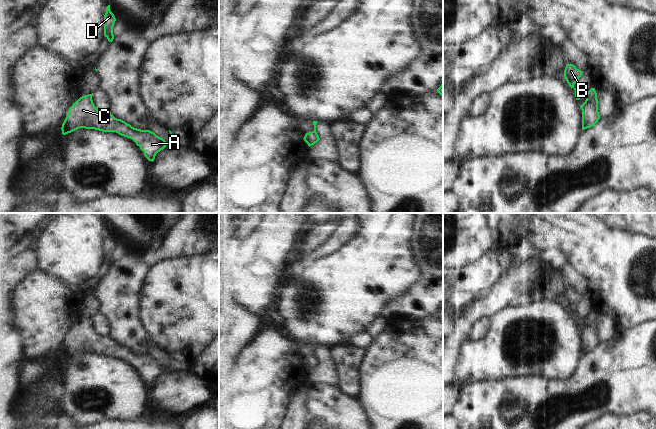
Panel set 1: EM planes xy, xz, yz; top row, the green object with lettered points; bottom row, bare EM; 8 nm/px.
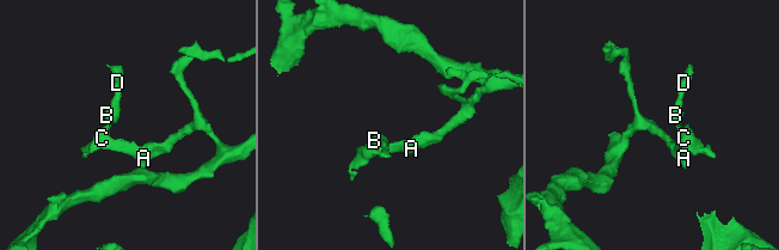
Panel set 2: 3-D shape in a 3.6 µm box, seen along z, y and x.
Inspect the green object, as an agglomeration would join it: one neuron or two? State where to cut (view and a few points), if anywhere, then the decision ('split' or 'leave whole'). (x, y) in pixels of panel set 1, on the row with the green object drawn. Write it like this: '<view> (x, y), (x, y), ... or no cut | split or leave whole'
yz (585, 94), (586, 96) | split

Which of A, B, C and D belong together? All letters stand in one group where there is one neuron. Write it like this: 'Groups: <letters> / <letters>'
Groups: A C / B D

